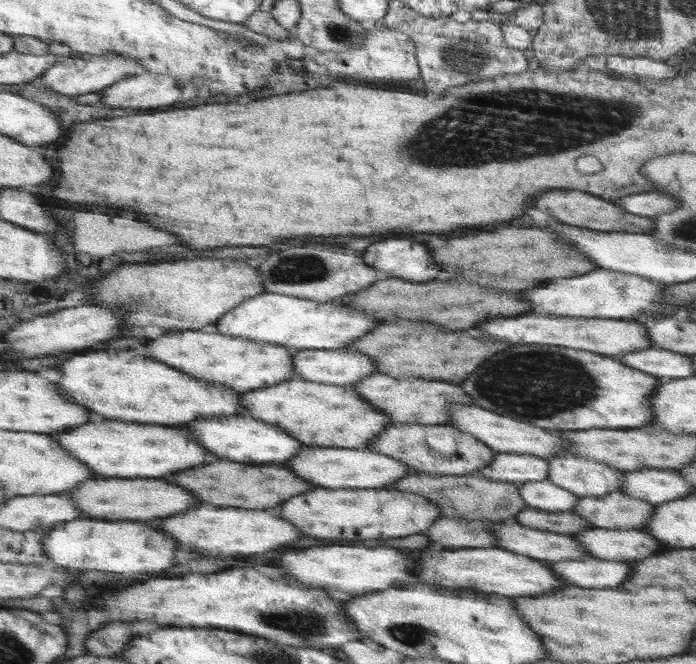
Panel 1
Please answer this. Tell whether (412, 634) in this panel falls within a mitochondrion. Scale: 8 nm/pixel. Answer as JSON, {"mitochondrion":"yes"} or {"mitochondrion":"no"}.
{"mitochondrion":"yes"}

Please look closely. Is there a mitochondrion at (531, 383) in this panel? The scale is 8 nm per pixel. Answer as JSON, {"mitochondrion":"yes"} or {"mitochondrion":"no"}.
{"mitochondrion":"yes"}

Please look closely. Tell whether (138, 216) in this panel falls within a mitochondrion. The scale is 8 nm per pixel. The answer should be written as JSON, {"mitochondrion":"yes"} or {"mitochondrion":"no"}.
{"mitochondrion":"no"}

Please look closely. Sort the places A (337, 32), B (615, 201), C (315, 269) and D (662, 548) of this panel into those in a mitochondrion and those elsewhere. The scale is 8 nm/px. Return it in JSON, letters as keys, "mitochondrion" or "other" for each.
{"A":"mitochondrion","B":"other","C":"mitochondrion","D":"other"}

